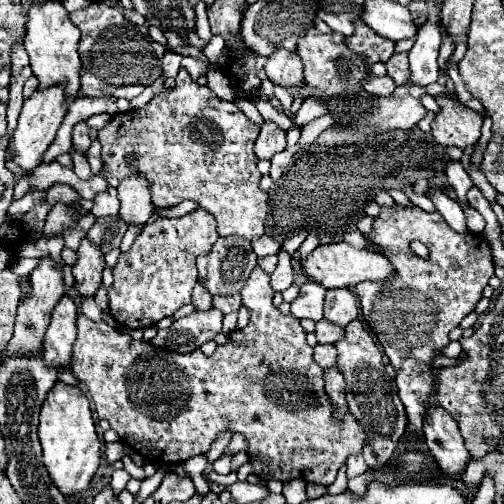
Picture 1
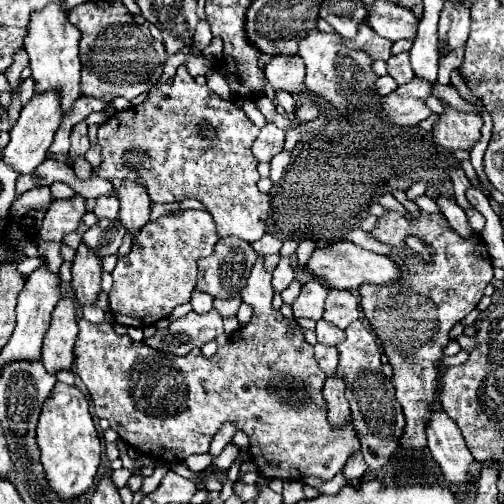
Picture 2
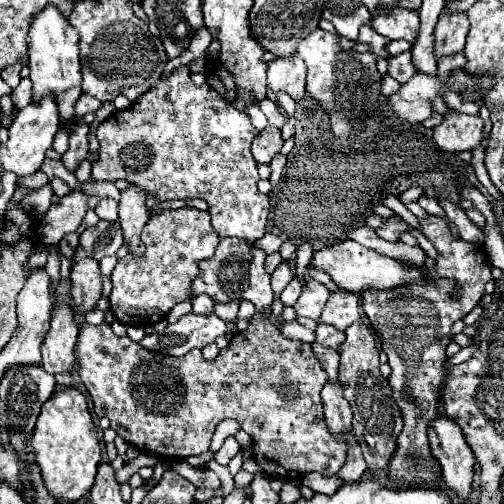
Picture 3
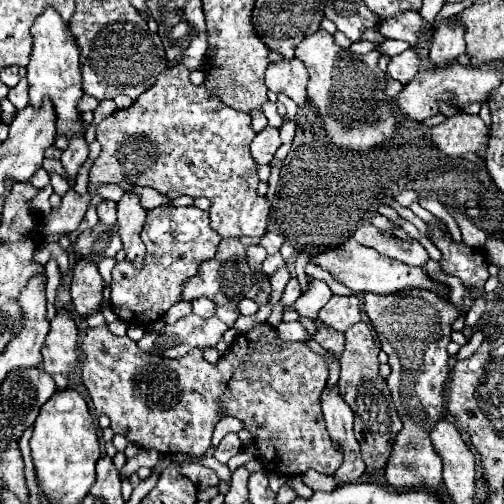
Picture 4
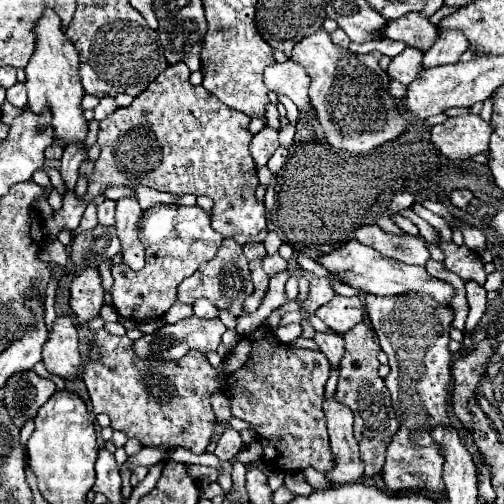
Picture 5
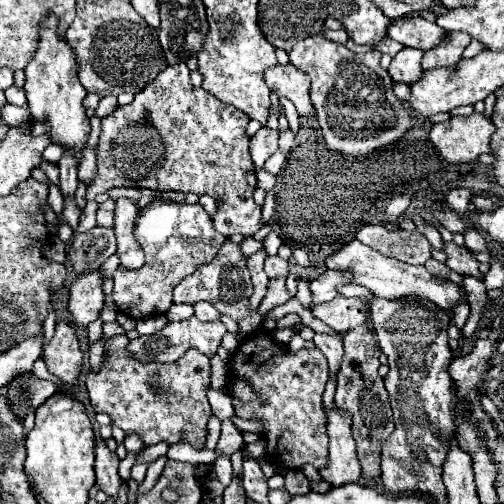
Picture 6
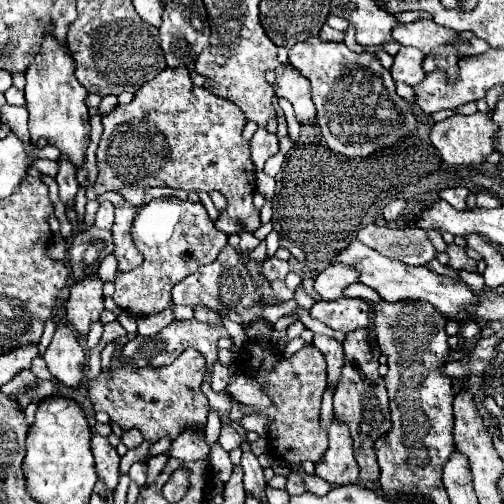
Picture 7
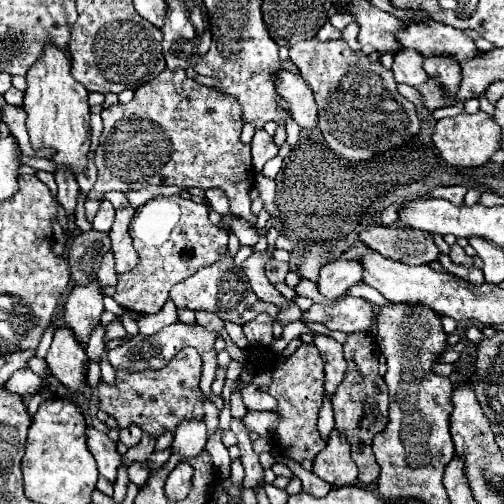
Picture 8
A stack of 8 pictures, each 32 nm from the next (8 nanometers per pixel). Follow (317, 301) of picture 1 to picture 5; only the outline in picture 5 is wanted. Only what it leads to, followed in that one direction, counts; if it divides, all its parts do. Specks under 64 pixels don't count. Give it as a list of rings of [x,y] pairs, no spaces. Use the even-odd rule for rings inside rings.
[[[330,274],[328,278],[312,278],[312,282],[310,282],[310,298],[306,302],[300,302],[300,306],[306,312],[314,314],[316,308],[330,302],[336,296],[336,292],[332,288],[332,280],[340,280],[340,278],[336,278],[334,274]]]

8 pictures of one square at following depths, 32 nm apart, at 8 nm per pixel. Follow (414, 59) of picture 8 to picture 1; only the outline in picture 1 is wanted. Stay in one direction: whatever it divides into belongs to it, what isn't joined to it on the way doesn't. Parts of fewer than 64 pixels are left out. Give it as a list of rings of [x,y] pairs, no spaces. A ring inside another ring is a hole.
[[[394,54],[388,62],[386,62],[386,70],[388,76],[400,86],[404,82],[410,80],[410,70],[408,70],[408,54]]]

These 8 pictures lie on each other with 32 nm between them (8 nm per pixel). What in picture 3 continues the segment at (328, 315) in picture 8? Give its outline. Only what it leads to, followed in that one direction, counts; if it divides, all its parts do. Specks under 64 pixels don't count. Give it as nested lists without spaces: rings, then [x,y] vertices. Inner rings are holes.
[[[336,292],[328,298],[322,310],[322,322],[332,324],[338,330],[346,330],[350,324],[360,320],[360,298],[356,294]]]

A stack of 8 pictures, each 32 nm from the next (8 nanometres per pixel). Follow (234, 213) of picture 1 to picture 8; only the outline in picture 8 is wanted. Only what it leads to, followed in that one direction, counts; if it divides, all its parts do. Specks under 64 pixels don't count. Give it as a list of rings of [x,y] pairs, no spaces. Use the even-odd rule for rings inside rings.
[[[180,68],[176,72],[164,70],[160,76],[142,84],[138,88],[138,96],[128,102],[116,102],[102,110],[104,130],[100,136],[100,144],[94,152],[94,164],[98,168],[98,180],[94,188],[88,192],[90,200],[102,200],[110,190],[136,190],[150,184],[168,184],[178,188],[222,188],[230,200],[230,208],[234,216],[246,218],[250,224],[256,222],[256,216],[250,210],[248,190],[254,184],[256,172],[250,162],[250,148],[240,142],[242,130],[242,108],[234,96],[220,92],[218,88],[198,84],[190,80],[186,72]]]

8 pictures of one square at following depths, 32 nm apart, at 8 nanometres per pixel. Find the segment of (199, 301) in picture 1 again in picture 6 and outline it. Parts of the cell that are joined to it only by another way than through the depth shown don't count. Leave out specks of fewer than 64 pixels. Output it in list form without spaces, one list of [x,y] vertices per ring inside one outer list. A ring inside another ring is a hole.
[[[200,302],[200,304],[196,304],[194,306],[194,316],[198,318],[198,320],[208,320],[208,322],[212,322],[212,320],[220,320],[220,314],[216,312],[216,308],[212,308],[208,302]]]

